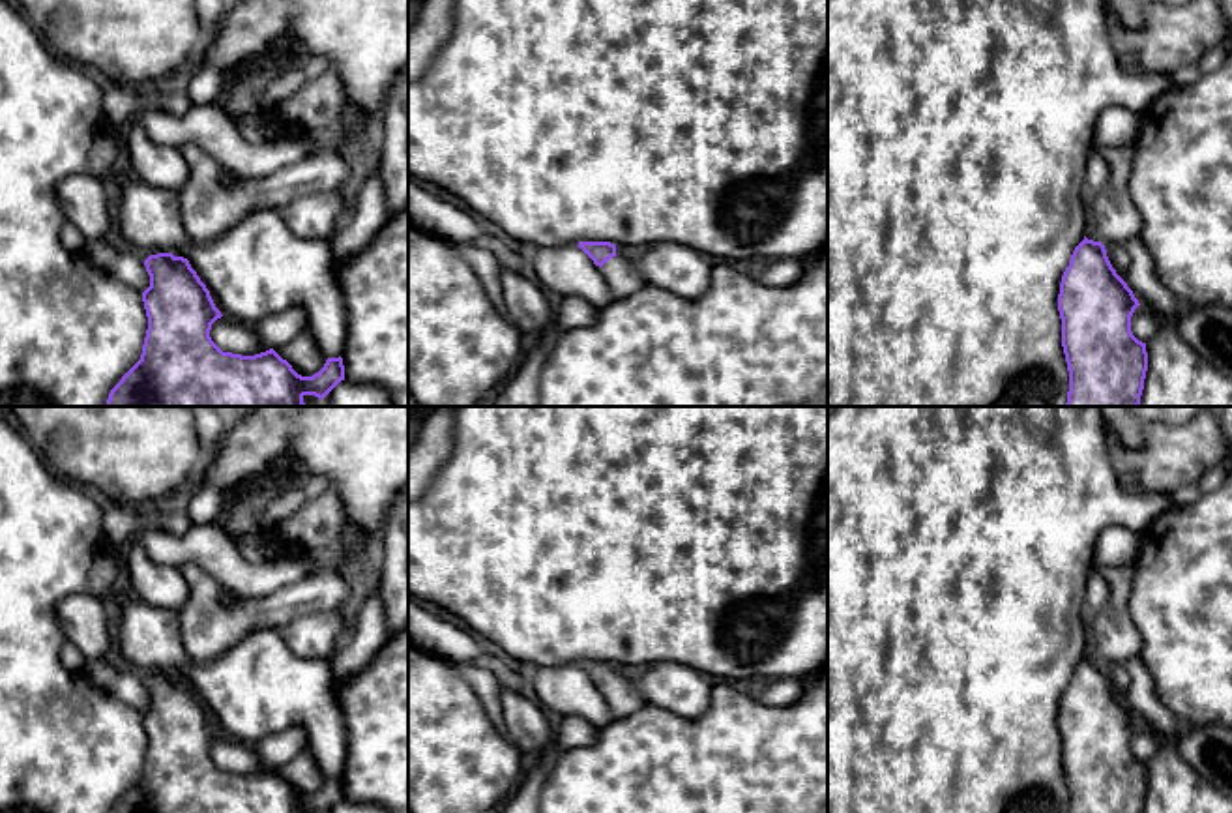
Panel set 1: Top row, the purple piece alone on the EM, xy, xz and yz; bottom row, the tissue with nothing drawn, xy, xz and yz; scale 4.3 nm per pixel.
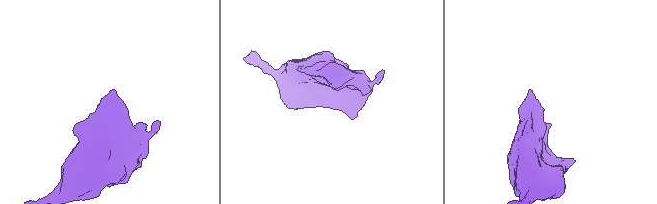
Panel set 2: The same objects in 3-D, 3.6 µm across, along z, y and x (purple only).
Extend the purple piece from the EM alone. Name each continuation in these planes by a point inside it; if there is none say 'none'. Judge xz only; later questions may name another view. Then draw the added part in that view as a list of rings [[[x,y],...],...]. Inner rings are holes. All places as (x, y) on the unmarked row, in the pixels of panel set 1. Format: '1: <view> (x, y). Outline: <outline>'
1: xz (622, 695). Outline: [[[618,674],[601,686],[601,693],[610,708],[612,719],[627,717],[648,704],[637,680],[627,680]]]

